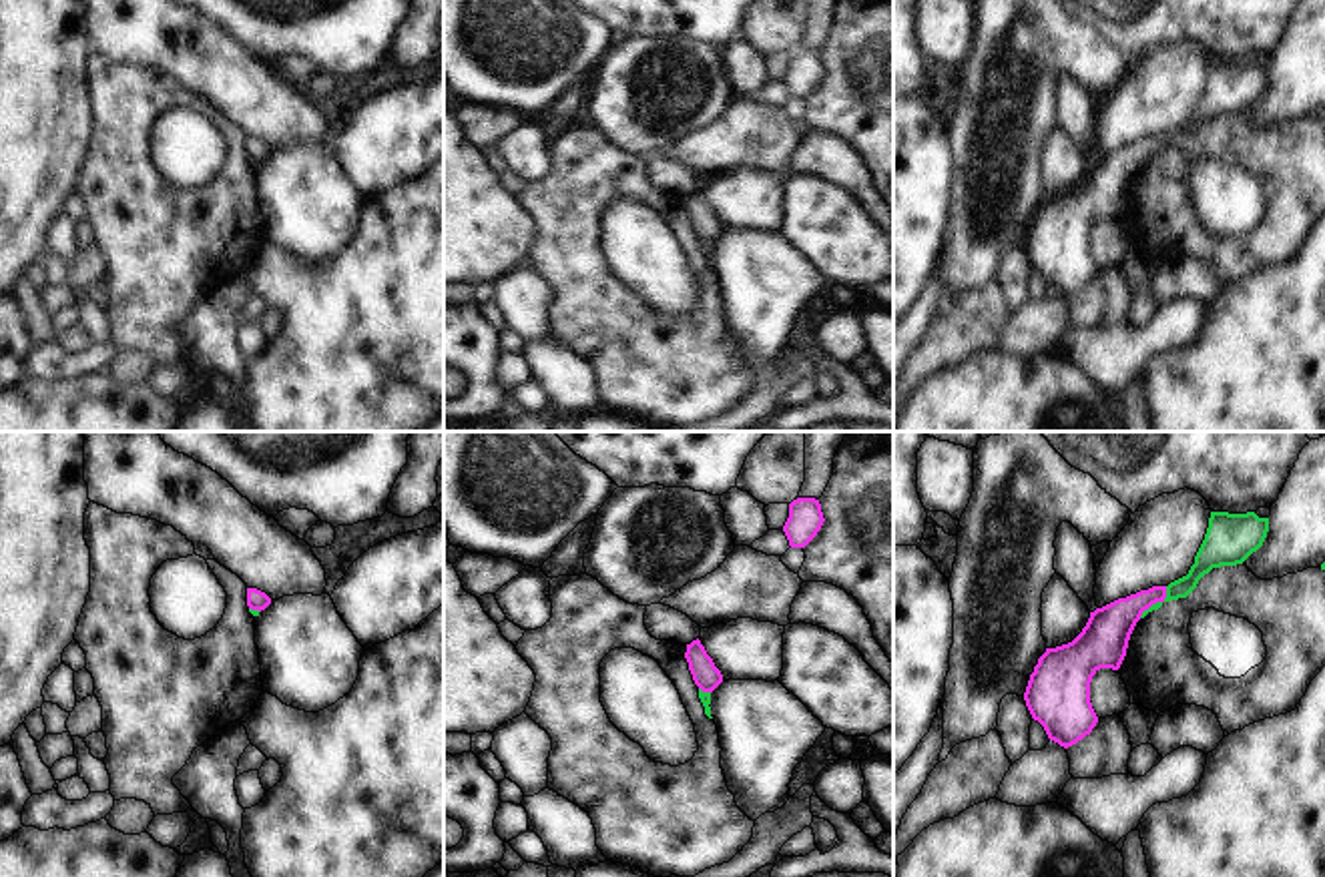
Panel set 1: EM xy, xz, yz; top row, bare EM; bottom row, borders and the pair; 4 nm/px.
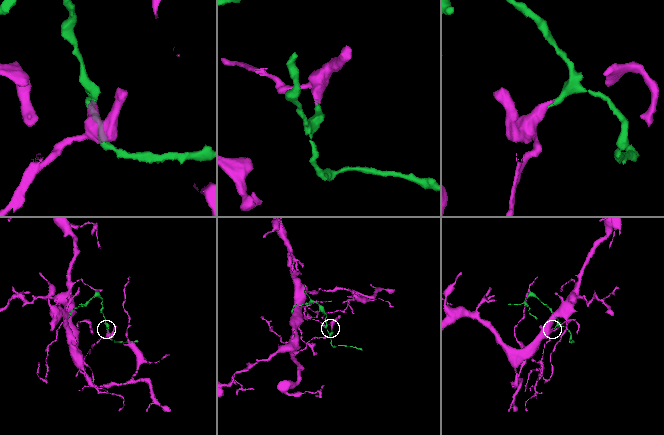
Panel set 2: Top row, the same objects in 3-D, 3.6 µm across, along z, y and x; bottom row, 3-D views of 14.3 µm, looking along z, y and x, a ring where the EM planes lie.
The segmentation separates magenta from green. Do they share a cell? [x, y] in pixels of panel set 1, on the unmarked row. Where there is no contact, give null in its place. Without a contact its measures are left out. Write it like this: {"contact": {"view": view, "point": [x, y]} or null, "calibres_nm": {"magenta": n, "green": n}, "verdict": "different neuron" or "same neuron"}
{"contact": {"view": "yz", "point": [1157, 151]}, "calibres_nm": {"magenta": 190, "green": 30}, "verdict": "same neuron"}

